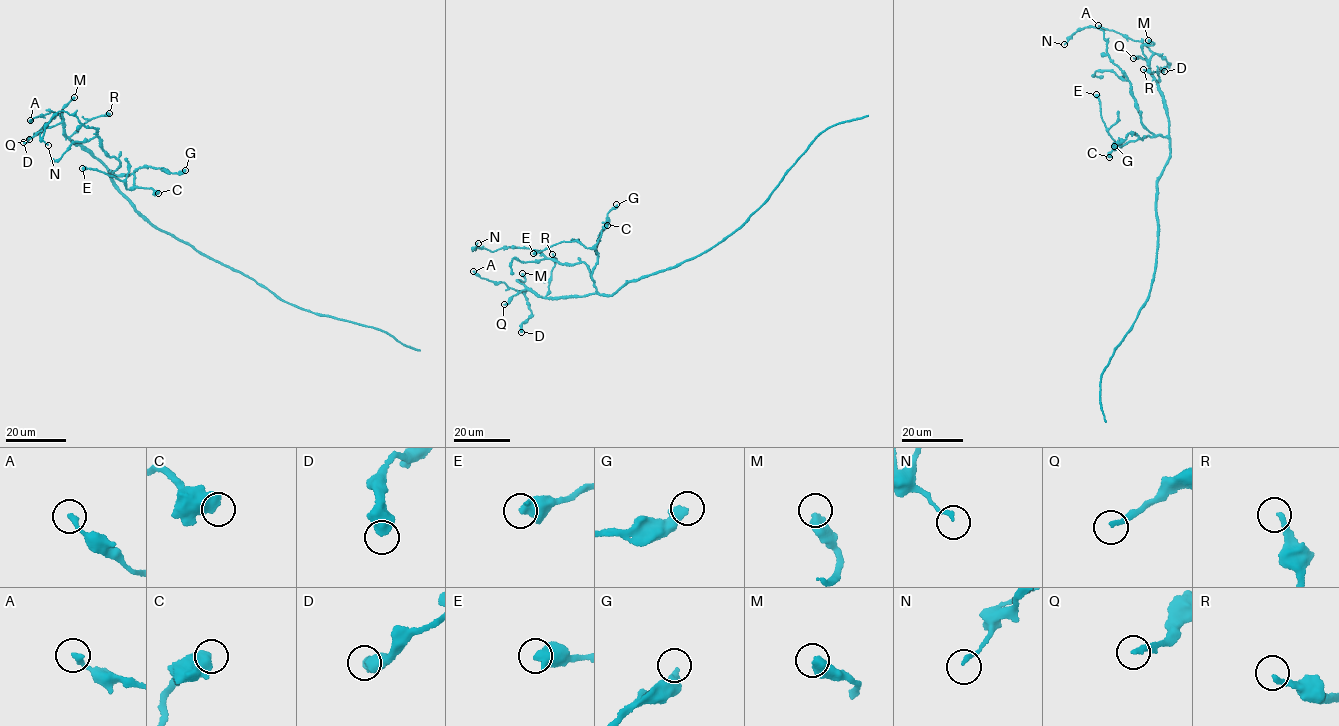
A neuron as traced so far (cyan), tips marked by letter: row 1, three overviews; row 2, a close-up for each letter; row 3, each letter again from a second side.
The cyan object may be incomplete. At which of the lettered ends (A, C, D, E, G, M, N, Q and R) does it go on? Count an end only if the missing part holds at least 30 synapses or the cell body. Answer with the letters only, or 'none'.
none

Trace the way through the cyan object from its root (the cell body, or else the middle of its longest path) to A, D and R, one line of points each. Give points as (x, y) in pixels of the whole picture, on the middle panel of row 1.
A: (663, 270), (634, 279), (610, 295), (596, 292), (553, 297), (528, 289), (516, 291), (473, 271)
D: (663, 270), (609, 295), (545, 297), (529, 289), (525, 297), (531, 313), (521, 332)
R: (663, 270), (634, 279), (609, 295), (596, 292), (580, 296), (547, 297), (554, 262), (552, 254)

